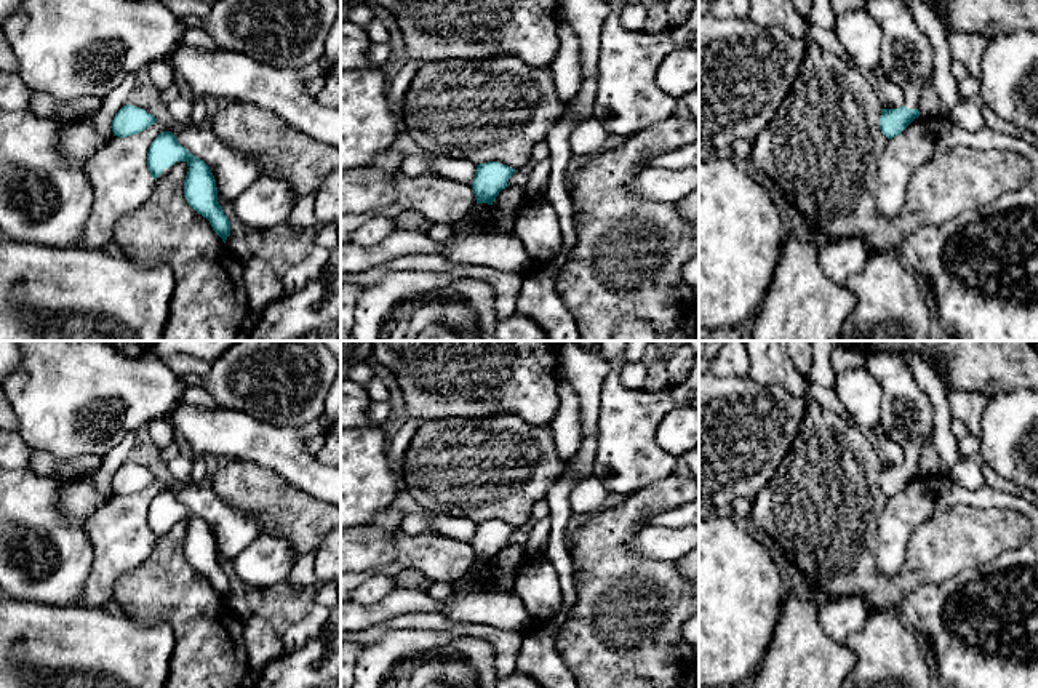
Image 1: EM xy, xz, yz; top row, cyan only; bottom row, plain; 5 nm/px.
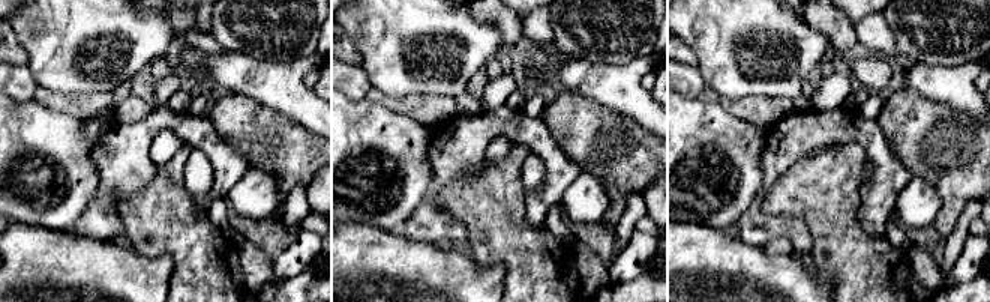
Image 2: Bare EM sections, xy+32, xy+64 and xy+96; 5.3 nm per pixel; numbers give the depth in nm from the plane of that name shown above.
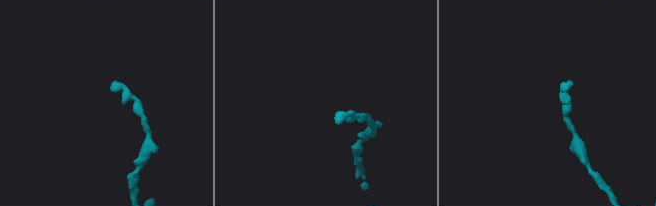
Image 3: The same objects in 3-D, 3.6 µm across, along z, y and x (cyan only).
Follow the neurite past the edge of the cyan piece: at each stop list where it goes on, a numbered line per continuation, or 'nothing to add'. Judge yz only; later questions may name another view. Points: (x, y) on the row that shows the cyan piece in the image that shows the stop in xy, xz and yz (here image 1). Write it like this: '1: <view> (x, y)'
1: yz (907, 58)

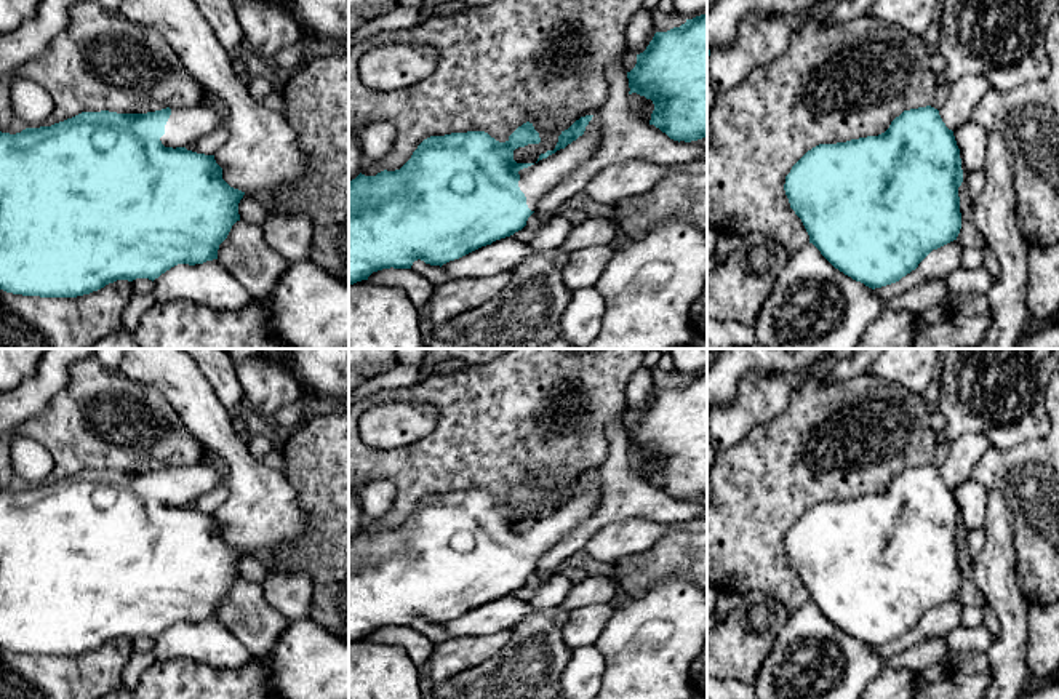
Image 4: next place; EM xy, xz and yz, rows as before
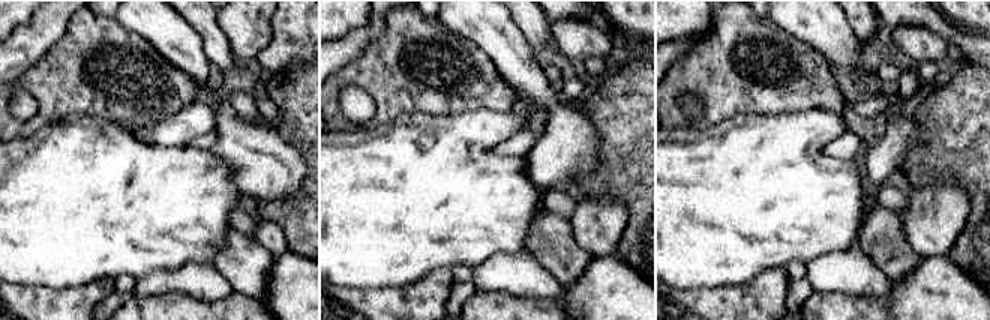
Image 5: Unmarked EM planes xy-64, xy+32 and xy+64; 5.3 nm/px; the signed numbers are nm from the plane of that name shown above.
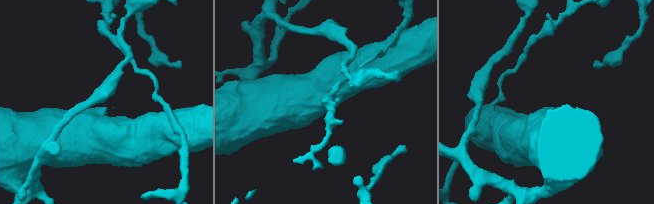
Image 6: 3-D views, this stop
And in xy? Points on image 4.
1: xy (184, 127)

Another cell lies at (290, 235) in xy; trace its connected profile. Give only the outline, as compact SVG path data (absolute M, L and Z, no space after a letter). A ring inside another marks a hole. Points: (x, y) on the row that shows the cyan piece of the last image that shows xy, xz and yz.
M275 208L267 213L261 229L269 248L290 262L309 259L314 224L307 216L288 214Z

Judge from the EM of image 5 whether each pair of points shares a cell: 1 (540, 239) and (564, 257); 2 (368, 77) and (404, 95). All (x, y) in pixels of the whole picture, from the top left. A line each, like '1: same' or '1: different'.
1: same
2: same

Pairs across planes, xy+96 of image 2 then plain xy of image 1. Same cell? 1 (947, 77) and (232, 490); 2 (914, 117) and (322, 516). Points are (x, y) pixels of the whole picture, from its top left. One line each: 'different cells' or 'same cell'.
1: different cells
2: same cell

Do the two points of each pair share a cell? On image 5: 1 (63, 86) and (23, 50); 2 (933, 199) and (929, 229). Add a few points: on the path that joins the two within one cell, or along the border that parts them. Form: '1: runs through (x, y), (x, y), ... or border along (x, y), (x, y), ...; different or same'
1: border along (62, 38), (15, 80); different
2: runs through (933, 206), (932, 221); same

